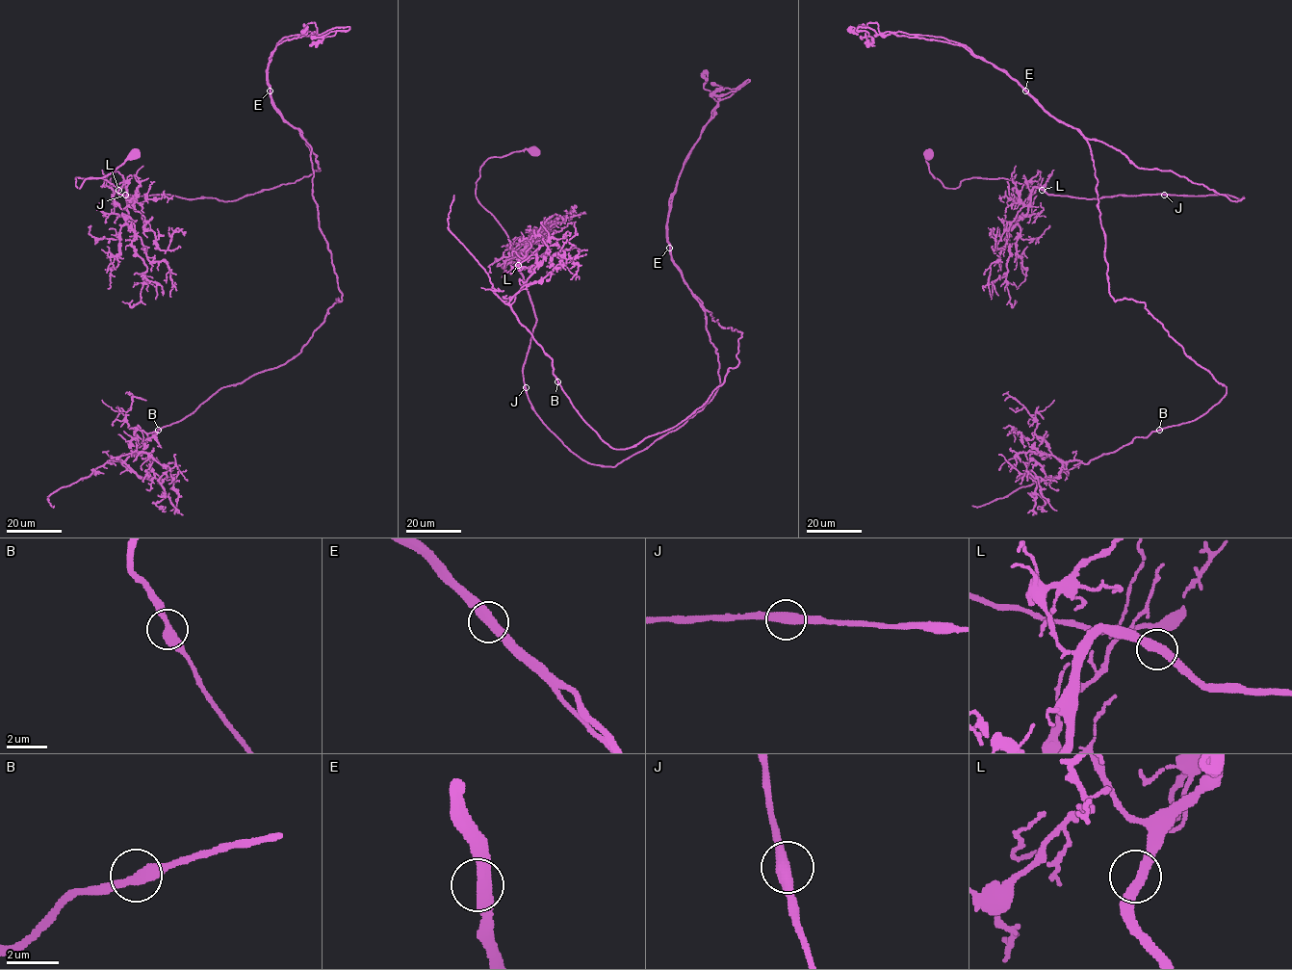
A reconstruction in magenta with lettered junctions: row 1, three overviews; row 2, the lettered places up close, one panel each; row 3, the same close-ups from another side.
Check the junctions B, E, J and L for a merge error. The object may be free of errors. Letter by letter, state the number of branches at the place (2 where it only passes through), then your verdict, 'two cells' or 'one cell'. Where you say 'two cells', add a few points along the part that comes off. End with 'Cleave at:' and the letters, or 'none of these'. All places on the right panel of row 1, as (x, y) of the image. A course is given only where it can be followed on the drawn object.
B: 2 | one cell
E: 2 | two cells | (1024, 91), (1090, 147), (1109, 293), (1115, 301), (1144, 302), (1226, 394), (1192, 421), (971, 505)
J: 2 | one cell
L: 2 | one cell
Cleave at: E

